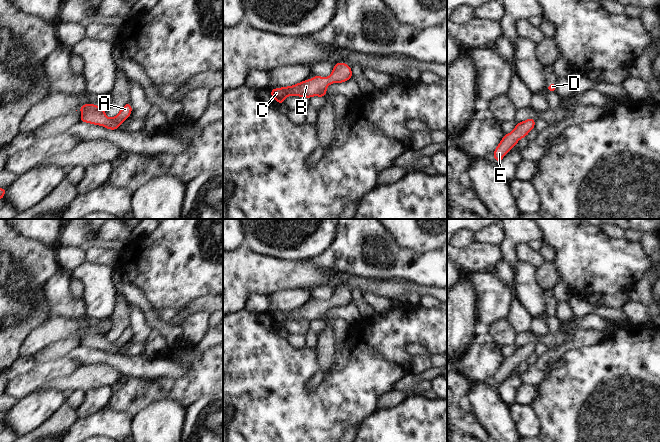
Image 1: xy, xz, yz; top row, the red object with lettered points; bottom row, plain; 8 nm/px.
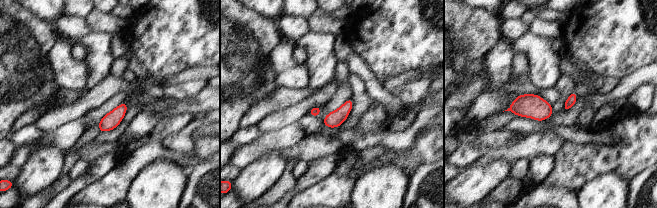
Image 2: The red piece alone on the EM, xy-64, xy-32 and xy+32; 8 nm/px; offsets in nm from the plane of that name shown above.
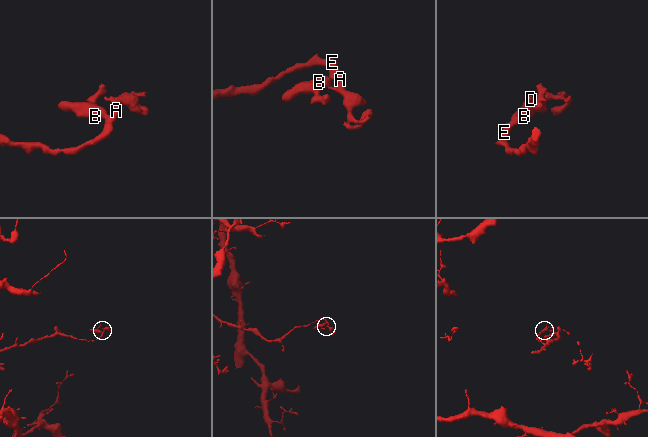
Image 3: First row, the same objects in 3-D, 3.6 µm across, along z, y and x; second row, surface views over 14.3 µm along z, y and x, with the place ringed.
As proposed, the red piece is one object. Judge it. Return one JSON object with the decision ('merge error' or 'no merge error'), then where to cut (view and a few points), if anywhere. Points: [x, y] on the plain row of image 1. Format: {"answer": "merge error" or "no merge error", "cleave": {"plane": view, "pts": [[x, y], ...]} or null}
{"answer": "no merge error", "cleave": null}

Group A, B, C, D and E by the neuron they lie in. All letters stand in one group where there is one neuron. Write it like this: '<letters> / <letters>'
A B C D E

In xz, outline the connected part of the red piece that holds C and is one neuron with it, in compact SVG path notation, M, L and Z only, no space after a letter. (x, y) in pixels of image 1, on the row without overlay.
M344 286L335 287L329 301L315 299L309 304L304 304L292 310L271 313L272 322L280 329L287 320L306 321L307 323L318 320L326 321L327 311L332 307L343 307L352 303L352 293Z

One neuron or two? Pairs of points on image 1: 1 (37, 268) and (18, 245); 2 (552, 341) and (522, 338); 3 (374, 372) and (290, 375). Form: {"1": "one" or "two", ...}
{"1": "one", "2": "one", "3": "one"}

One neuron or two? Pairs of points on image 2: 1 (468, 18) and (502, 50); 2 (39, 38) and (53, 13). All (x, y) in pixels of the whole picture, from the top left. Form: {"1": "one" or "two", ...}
{"1": "two", "2": "two"}

